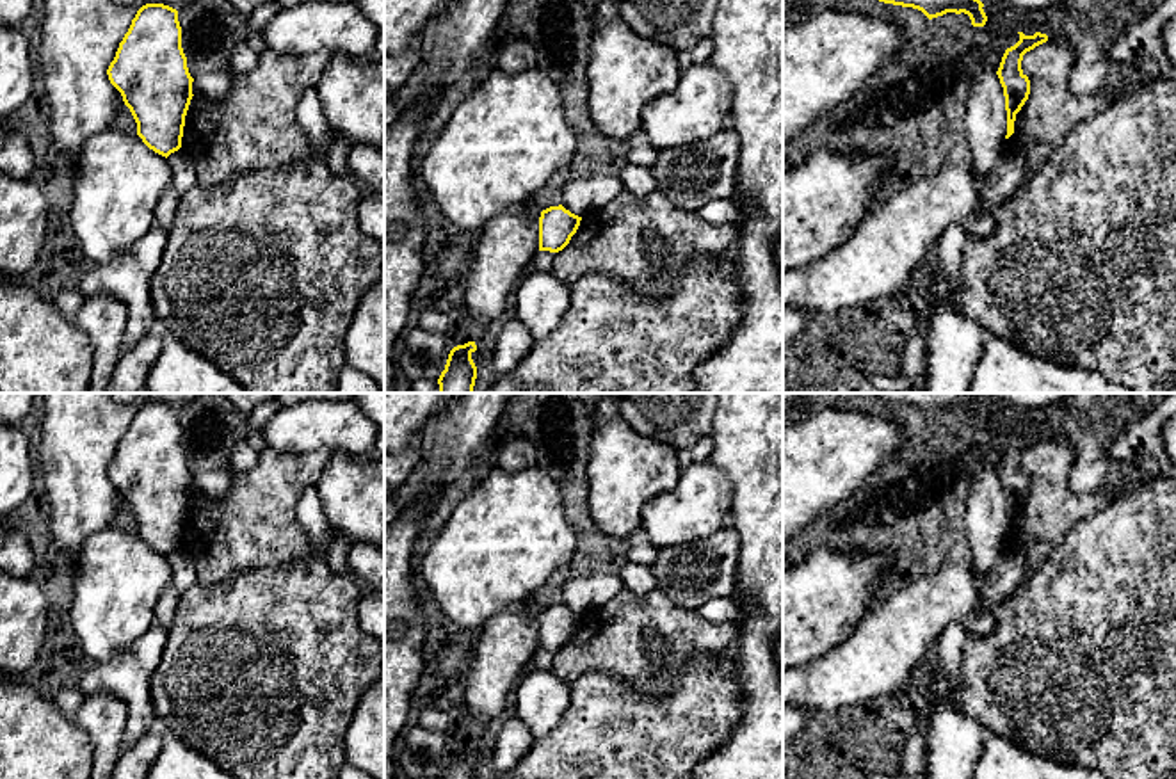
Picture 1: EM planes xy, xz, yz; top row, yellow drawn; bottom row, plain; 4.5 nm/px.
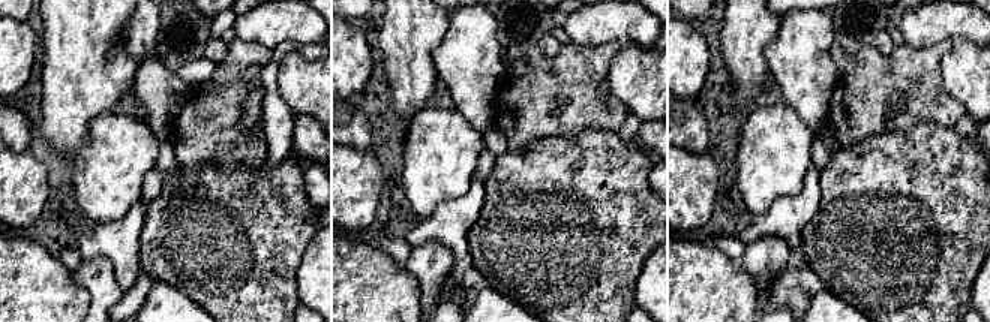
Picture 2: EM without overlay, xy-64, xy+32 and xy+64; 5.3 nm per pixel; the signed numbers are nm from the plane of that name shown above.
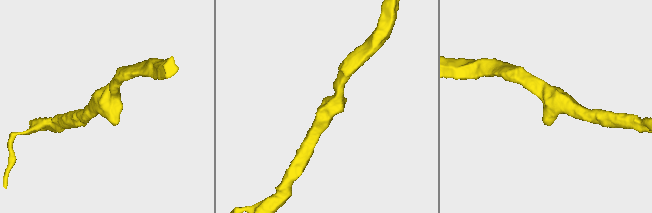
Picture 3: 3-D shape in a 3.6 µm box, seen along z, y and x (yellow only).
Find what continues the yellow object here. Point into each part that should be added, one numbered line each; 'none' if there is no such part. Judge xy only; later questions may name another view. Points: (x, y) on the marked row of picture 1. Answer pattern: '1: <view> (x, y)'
none

